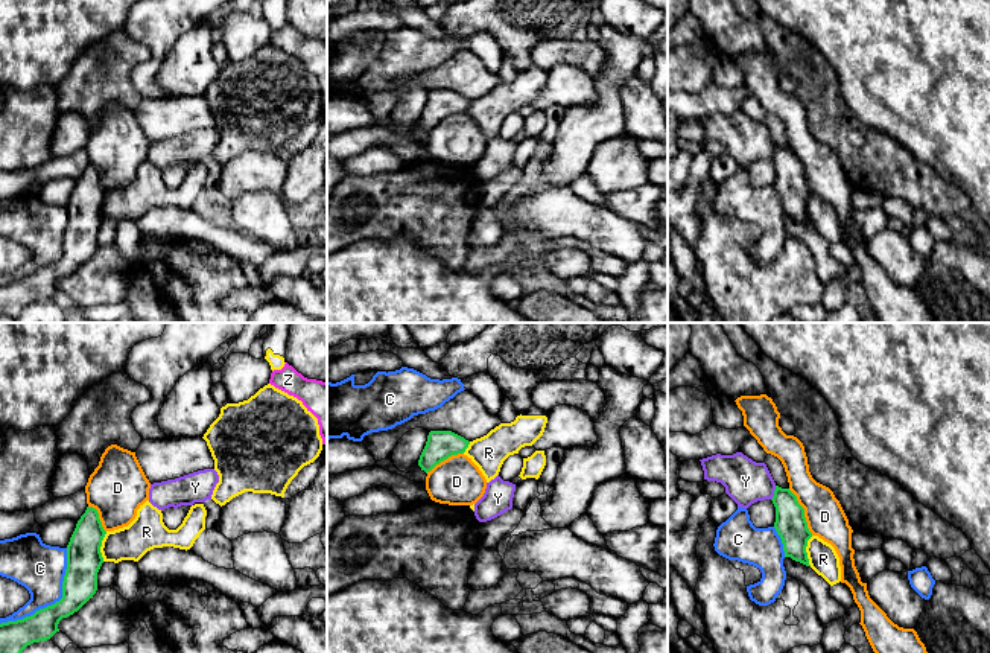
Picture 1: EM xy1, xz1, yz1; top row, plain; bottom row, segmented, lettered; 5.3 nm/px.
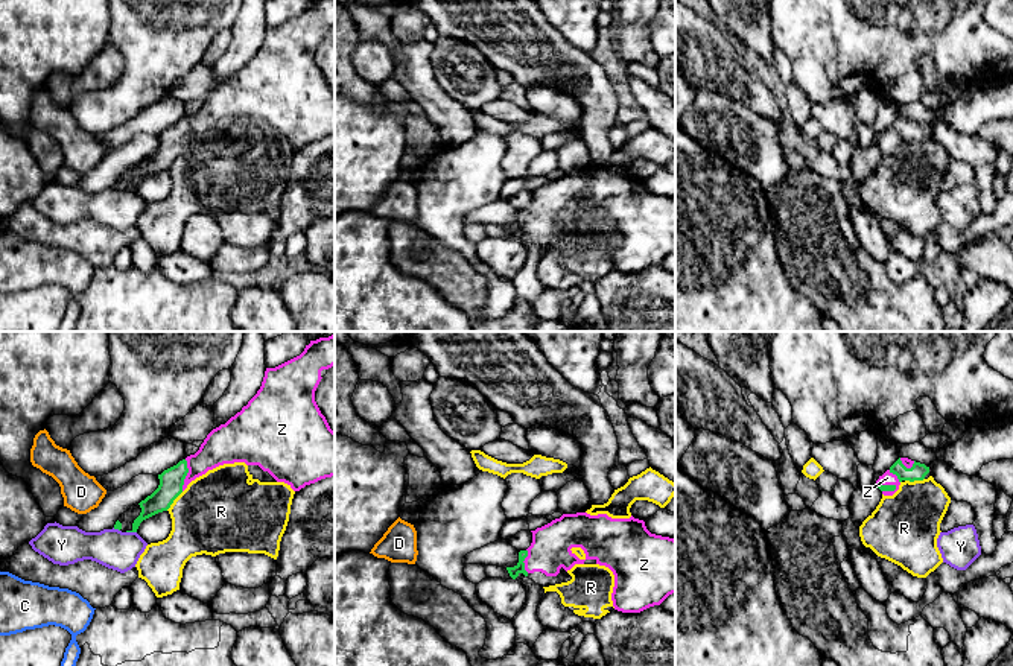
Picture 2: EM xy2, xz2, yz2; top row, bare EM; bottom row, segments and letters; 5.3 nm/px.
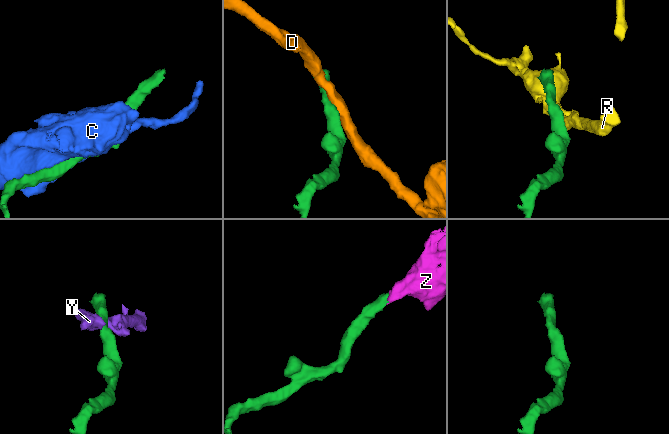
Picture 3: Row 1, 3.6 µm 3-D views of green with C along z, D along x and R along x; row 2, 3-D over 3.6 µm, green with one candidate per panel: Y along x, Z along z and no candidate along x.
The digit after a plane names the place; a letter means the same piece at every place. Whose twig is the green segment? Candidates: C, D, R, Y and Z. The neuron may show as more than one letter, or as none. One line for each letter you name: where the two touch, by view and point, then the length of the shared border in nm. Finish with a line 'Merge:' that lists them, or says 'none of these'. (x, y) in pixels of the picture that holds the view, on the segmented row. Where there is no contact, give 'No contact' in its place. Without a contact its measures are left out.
Z: Touches green at xy2 (186, 475). Shared border 170 nm
Merge: Z

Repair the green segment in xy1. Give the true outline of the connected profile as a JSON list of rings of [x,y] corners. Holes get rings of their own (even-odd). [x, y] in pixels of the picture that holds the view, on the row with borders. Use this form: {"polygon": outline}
{"polygon": [[[87,507],[67,545],[67,569],[62,598],[33,615],[0,624],[0,653],[21,653],[27,645],[50,639],[58,624],[78,612],[97,591],[97,572],[103,563],[100,553],[106,531],[99,513]]]}

